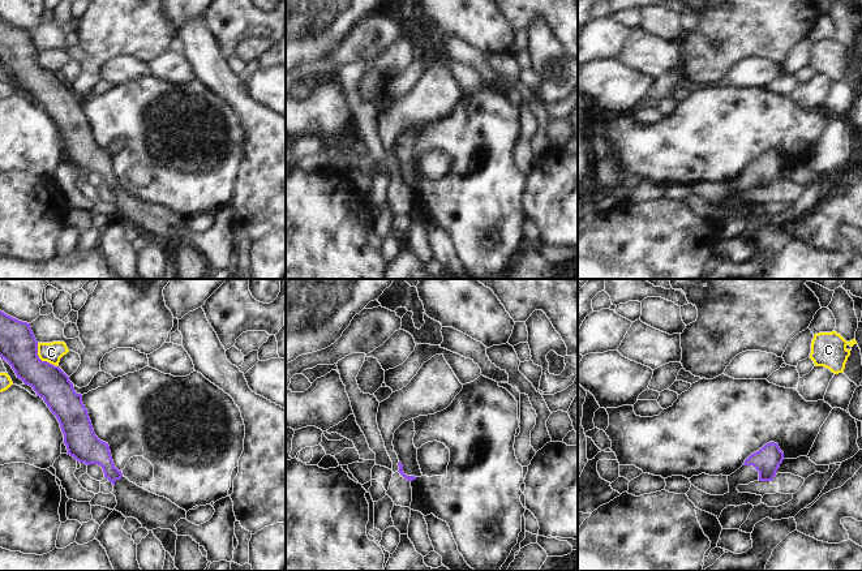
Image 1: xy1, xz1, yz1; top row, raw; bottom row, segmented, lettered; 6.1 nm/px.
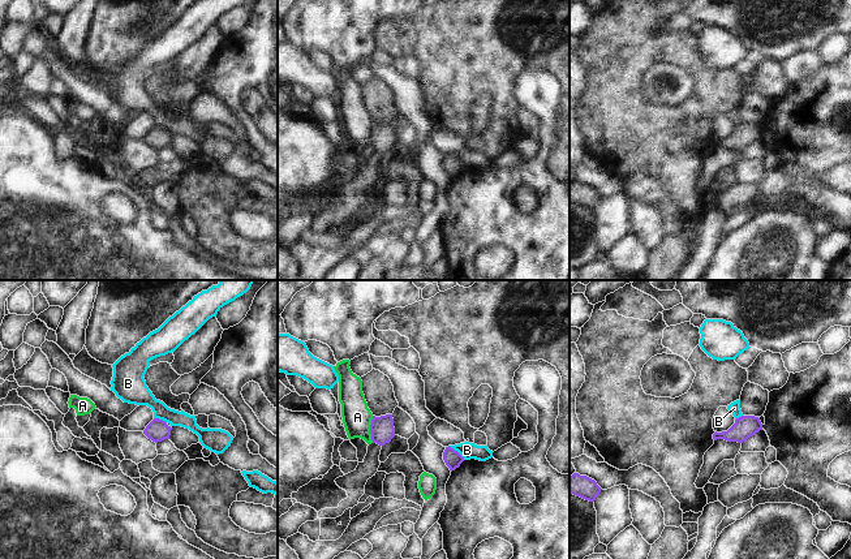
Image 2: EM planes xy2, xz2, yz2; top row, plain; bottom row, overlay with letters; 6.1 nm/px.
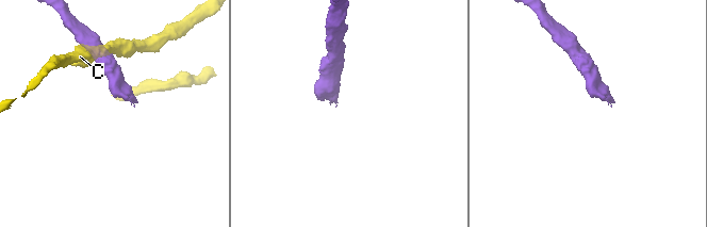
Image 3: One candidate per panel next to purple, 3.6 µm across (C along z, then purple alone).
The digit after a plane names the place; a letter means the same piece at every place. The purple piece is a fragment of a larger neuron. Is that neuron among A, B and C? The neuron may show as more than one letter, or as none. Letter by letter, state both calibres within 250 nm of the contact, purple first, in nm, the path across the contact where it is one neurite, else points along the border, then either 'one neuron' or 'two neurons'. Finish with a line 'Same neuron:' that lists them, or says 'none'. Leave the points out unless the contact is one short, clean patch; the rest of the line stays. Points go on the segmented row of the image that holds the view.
A: calibres 150 and 180 nm; two neurons
B: calibres 110 and 100 nm; border xz2 (448, 446), (464, 458); two neurons
C: calibres 240 and 130 nm; border xy1 (37, 343), (37, 355), (42, 360), (58, 366); two neurons
Same neuron: none

